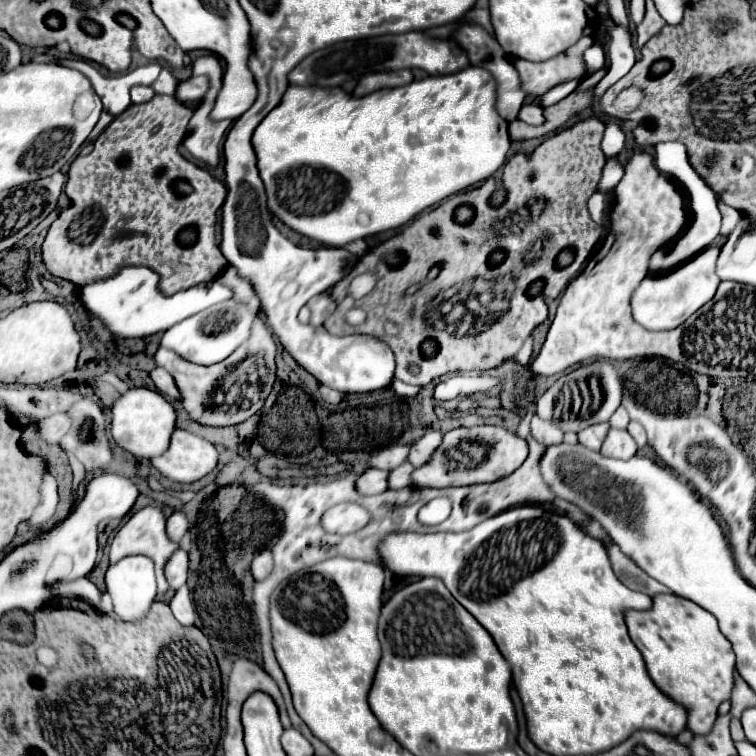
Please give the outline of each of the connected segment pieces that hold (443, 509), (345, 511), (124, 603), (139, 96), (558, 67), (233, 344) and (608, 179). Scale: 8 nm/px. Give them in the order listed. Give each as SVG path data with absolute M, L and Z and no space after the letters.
M439 497L439 499L433 499L433 501L429 501L427 505L423 505L421 509L419 509L419 523L423 523L423 525L439 525L439 523L443 523L445 521L445 517L449 515L449 511L451 511L451 503L449 503L449 499L445 499L445 497Z
M343 503L323 515L323 527L331 533L355 533L369 523L369 513L355 503Z
M129 555L115 565L111 565L105 573L107 593L113 597L115 615L121 621L139 621L145 617L145 611L155 601L157 595L157 583L155 583L155 569L153 561L145 555Z
M135 85L135 87L131 87L131 101L133 103L149 101L153 95L155 95L155 91L151 87L147 87L147 85Z
M583 37L577 41L569 51L543 61L543 63L531 63L531 61L515 61L515 67L521 75L521 87L527 91L527 95L533 95L535 99L545 93L545 89L569 81L573 77L583 75L583 51L591 47L595 41L593 37Z
M229 299L227 303L219 303L205 311L199 311L197 315L187 317L181 323L167 329L163 333L161 347L169 347L171 351L175 351L177 355L181 355L191 363L213 365L217 361L227 359L249 337L251 323L253 323L253 315L237 301Z
M609 159L605 169L603 169L603 177L599 181L599 191L611 193L617 187L617 183L621 181L621 175L623 175L623 167L619 165L619 161L617 159Z

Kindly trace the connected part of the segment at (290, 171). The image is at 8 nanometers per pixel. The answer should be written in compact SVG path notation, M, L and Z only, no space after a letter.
M469 65L467 69L453 73L453 75L441 75L441 77L429 75L425 79L413 81L405 87L375 91L373 95L359 97L359 99L351 97L341 87L289 85L281 103L261 121L261 125L257 125L257 129L253 133L253 149L257 155L257 167L259 167L261 179L267 189L267 205L285 225L289 225L297 233L311 237L313 241L319 241L329 247L341 247L349 241L363 239L367 235L375 235L375 233L405 225L409 219L413 219L423 209L439 203L441 199L445 199L461 189L467 189L479 181L489 179L497 169L503 167L511 141L509 141L509 133L507 133L507 121L501 119L501 115L497 113L495 101L497 101L497 81L493 79L493 75L489 75L487 69L473 67L473 65Z

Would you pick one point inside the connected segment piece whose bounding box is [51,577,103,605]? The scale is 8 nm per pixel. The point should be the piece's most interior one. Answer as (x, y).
(83, 588)

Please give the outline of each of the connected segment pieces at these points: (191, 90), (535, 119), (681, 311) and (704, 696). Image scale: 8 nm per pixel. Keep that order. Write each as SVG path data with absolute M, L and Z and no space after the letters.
M191 77L187 81L181 81L175 89L175 97L181 103L187 101L197 101L197 97L203 97L209 87L209 81L205 77Z
M527 101L527 103L521 107L517 119L525 121L525 123L529 123L529 125L541 125L541 123L543 123L543 109L541 109L541 105L535 103L535 101Z
M717 249L703 251L665 275L647 275L631 297L633 319L649 331L669 331L685 323L685 319L691 317L707 301L711 301L717 291L719 277L715 273L715 261L717 261Z
M661 593L653 597L653 607L647 611L625 611L625 621L629 627L629 635L633 643L643 653L643 659L647 663L649 675L653 683L675 703L681 703L687 709L687 729L693 731L693 735L707 735L713 729L713 723L717 719L717 709L723 701L731 699L731 691L735 687L735 653L721 633L715 615L699 607L697 603L683 599L673 593Z

